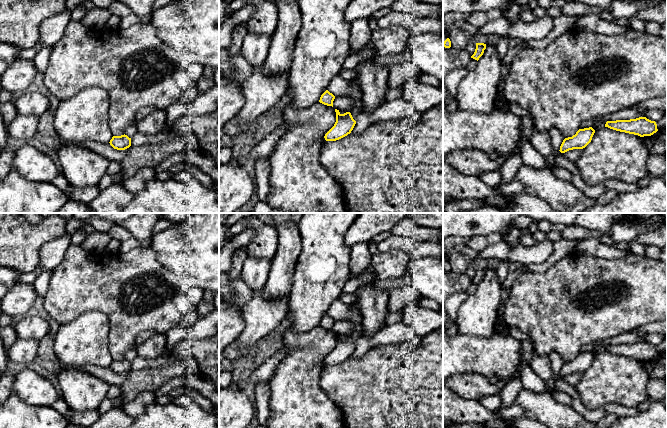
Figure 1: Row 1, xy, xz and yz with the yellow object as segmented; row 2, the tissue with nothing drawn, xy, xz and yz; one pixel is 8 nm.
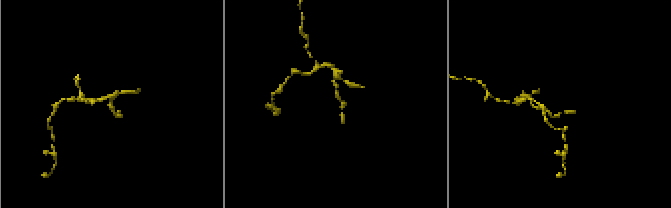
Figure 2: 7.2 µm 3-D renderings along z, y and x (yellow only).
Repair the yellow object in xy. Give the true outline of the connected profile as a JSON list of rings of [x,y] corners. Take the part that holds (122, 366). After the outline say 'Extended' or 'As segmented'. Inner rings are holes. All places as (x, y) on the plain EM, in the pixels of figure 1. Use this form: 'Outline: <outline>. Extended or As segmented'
Outline: [[[127,359],[113,360],[110,369],[117,374],[125,374],[131,370],[131,362]]]. As segmented

